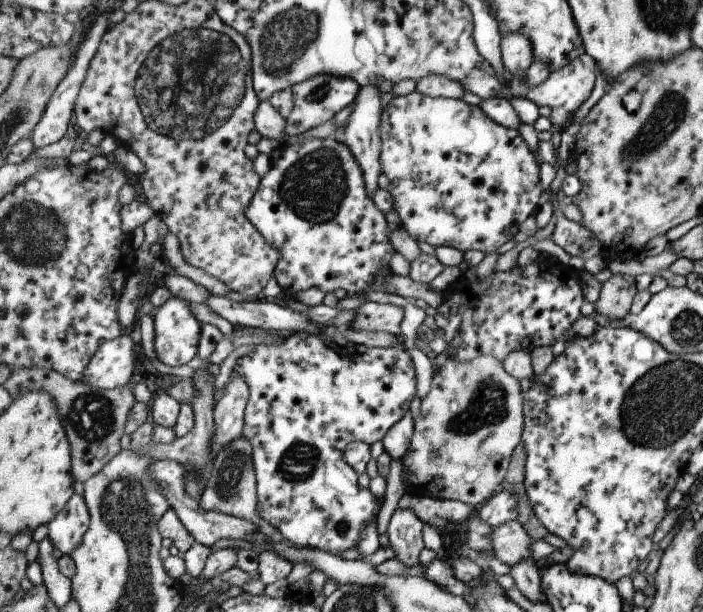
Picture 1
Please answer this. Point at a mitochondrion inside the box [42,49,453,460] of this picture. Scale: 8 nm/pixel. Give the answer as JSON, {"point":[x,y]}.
{"point":[315,188]}

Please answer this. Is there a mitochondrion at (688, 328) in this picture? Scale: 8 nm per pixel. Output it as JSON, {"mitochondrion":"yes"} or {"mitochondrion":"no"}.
{"mitochondrion":"yes"}

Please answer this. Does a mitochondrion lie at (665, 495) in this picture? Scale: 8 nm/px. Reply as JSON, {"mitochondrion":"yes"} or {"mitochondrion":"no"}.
{"mitochondrion":"no"}

